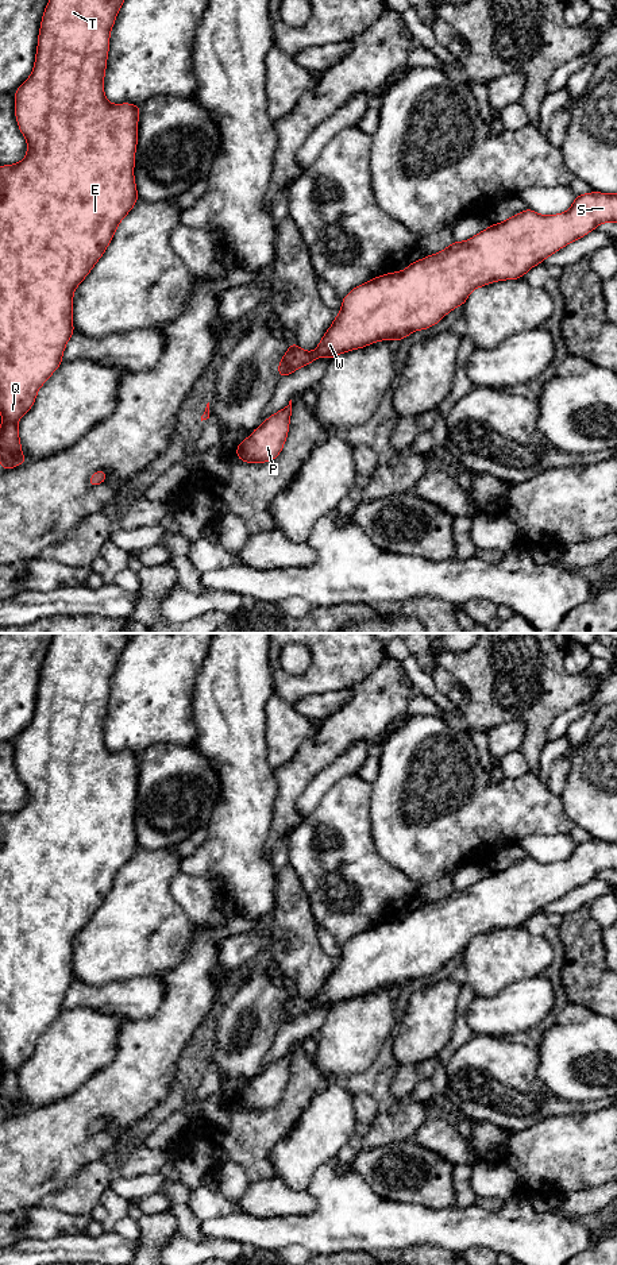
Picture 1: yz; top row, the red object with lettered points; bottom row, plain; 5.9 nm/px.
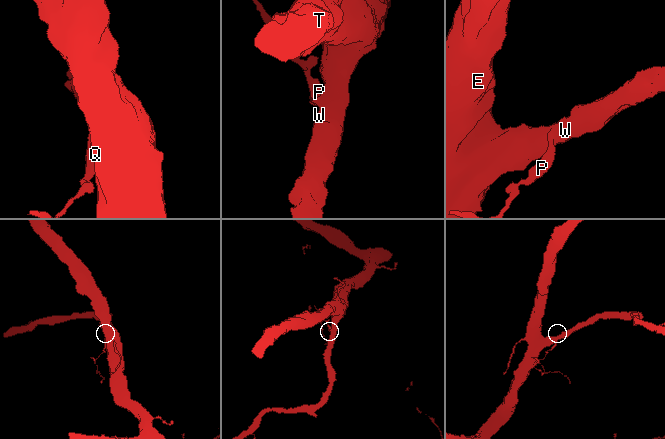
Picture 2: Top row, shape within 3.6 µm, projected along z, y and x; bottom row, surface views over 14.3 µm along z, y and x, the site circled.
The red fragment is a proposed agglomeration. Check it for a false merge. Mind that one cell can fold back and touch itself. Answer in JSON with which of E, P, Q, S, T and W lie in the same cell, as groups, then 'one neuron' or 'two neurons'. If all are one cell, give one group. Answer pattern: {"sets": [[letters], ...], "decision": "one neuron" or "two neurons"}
{"sets": [["E", "Q", "S", "T", "W"], ["P"]], "decision": "two neurons"}

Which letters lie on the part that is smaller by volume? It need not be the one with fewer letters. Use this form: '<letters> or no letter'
P

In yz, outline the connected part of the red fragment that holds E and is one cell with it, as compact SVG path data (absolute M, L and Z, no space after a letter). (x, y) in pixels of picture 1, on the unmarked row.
M54 633L50 648L41 668L35 713L31 724L15 738L15 763L20 780L27 787L27 803L15 813L0 814L0 1116L14 1116L28 1110L20 1100L22 1091L18 1071L28 1060L41 1034L61 1014L63 998L74 981L73 942L74 937L93 917L113 887L119 871L138 849L134 826L135 798L138 792L138 767L140 753L124 751L109 752L104 743L104 722L109 698L109 683L123 653L130 633Z

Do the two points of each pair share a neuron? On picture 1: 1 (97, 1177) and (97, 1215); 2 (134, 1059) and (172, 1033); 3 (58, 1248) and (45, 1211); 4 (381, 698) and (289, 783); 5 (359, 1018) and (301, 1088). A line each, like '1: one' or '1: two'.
1: two
2: one
3: two
4: one
5: two

